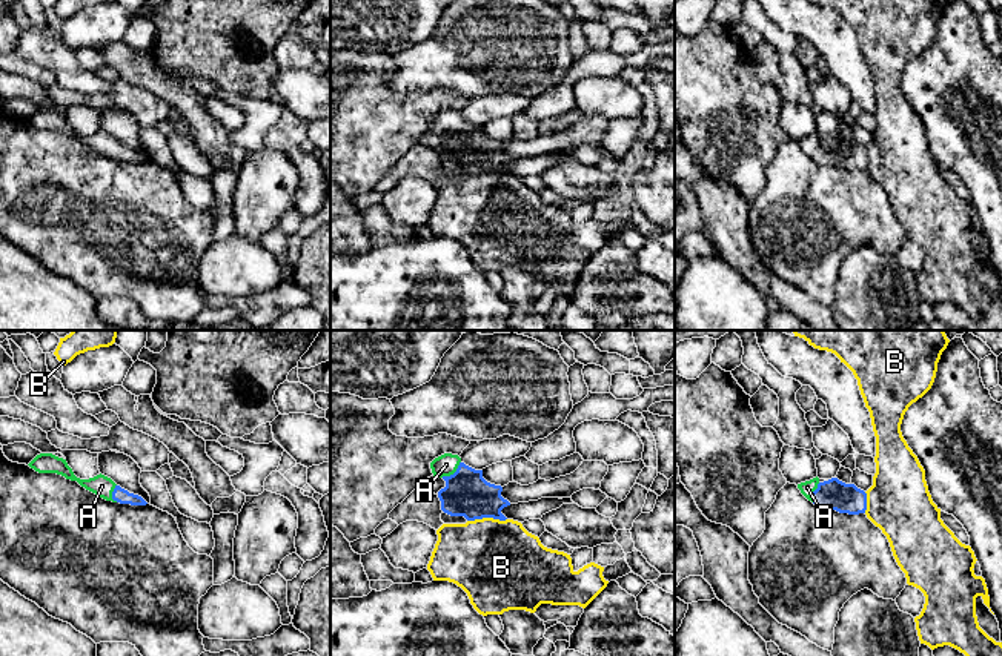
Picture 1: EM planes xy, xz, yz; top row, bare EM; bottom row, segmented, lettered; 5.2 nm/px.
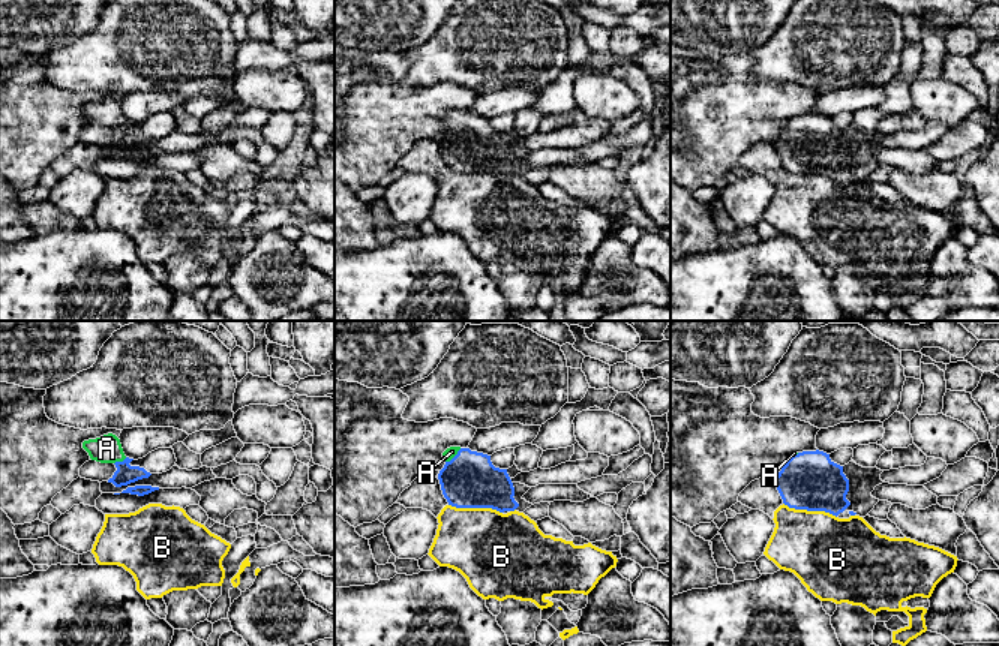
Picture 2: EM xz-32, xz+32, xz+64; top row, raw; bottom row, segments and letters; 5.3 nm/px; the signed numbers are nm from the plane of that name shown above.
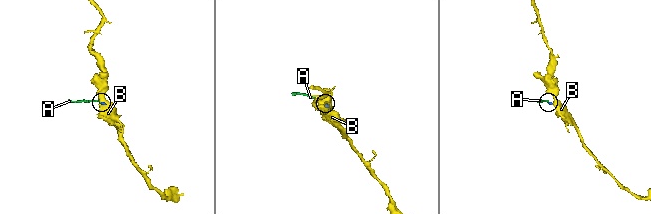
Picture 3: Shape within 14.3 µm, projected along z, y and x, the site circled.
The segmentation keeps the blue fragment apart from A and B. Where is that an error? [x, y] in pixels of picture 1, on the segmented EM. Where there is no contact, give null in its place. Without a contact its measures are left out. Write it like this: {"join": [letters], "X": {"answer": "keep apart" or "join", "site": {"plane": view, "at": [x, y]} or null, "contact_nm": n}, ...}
{"join": ["A"], "A": {"answer": "join", "site": {"plane": "xz", "at": [454, 473]}, "contact_nm": 130}, "B": {"answer": "keep apart", "site": {"plane": "xz", "at": [486, 516]}, "contact_nm": 200}}

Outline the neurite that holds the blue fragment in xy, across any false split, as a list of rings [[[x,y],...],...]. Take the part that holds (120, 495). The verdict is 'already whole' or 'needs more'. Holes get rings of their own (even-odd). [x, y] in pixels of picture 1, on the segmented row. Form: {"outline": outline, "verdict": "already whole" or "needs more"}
{"outline": [[[40,453],[28,465],[38,473],[57,473],[66,479],[77,481],[81,487],[106,501],[131,505],[148,504],[141,496],[129,493],[101,473],[89,479],[77,478],[72,469],[68,465],[66,459],[58,458],[52,453]]], "verdict": "needs more"}

